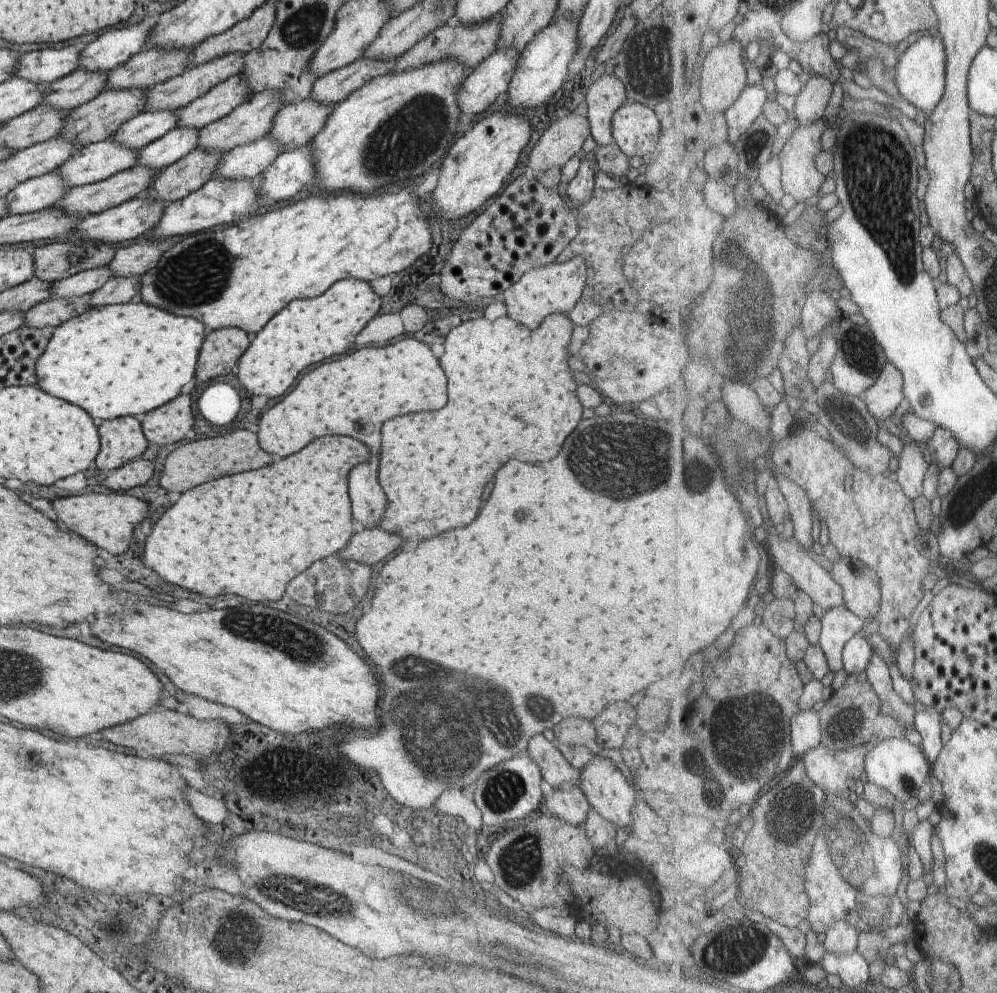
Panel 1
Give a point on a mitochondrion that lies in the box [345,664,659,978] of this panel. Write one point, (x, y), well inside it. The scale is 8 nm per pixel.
(502, 787)

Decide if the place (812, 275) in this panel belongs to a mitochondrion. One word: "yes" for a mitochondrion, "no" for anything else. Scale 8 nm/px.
no

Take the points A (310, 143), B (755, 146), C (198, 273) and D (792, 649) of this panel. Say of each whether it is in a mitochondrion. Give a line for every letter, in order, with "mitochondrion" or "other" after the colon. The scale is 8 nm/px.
A: other
B: mitochondrion
C: mitochondrion
D: other

